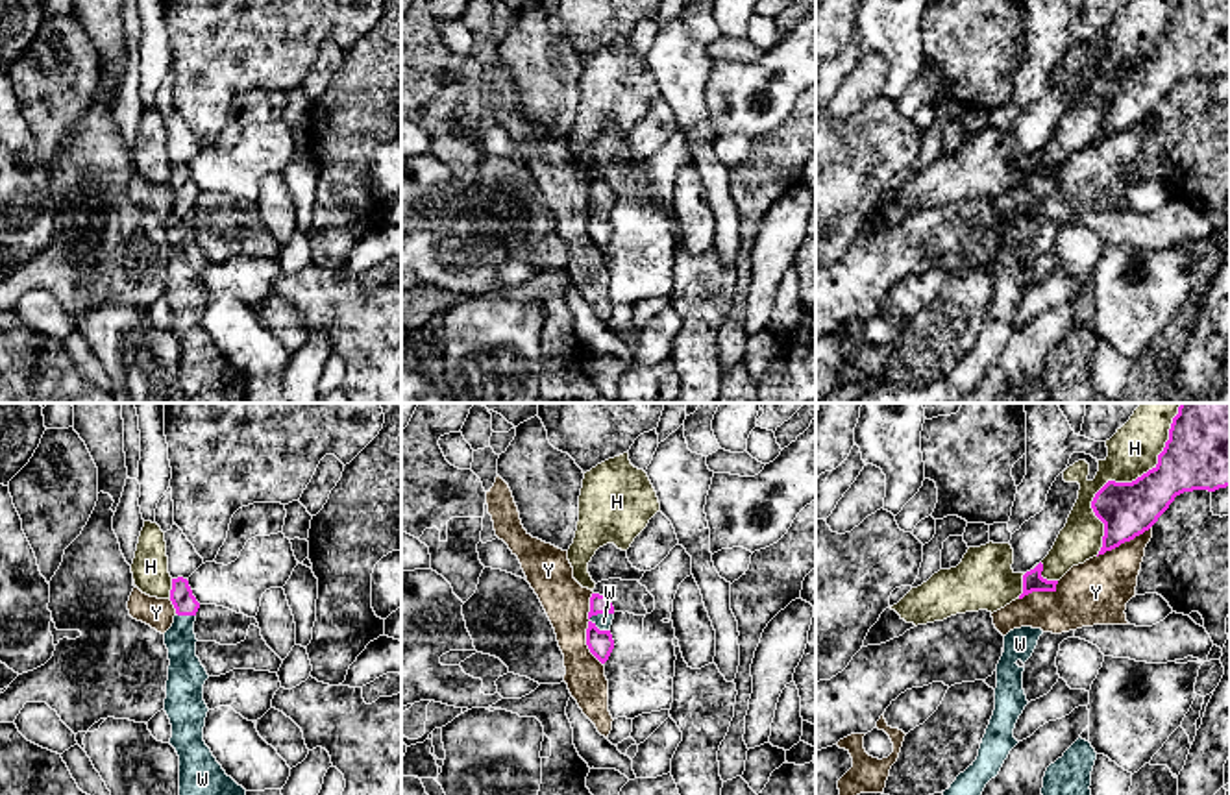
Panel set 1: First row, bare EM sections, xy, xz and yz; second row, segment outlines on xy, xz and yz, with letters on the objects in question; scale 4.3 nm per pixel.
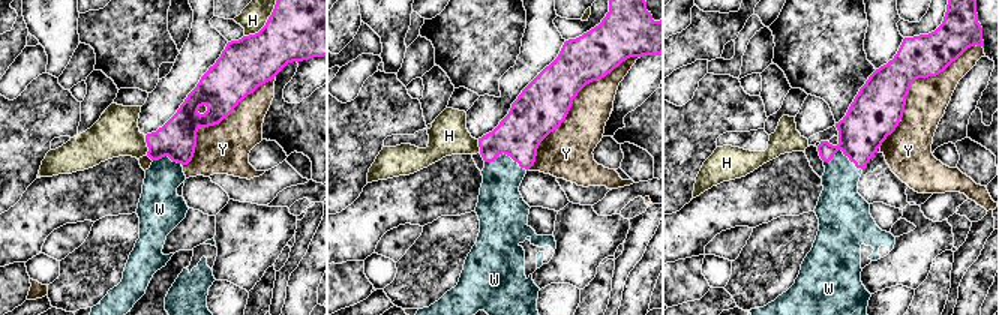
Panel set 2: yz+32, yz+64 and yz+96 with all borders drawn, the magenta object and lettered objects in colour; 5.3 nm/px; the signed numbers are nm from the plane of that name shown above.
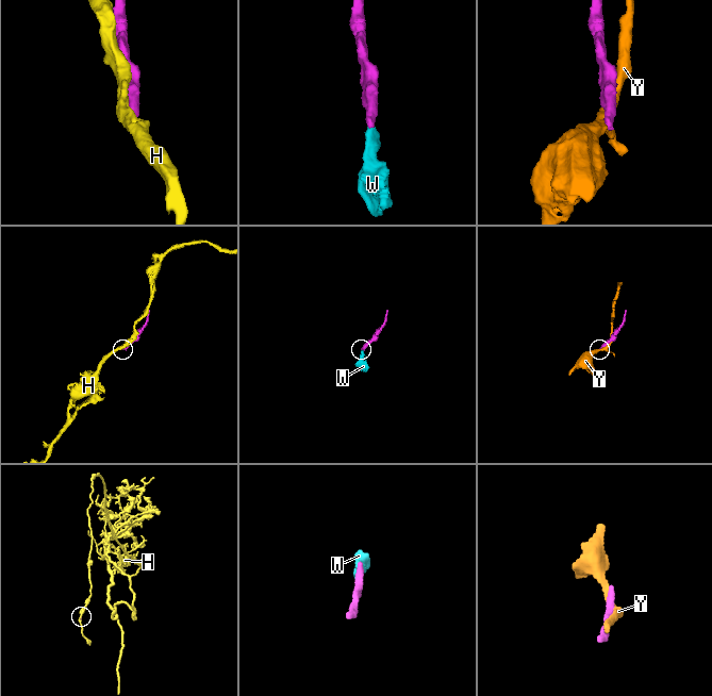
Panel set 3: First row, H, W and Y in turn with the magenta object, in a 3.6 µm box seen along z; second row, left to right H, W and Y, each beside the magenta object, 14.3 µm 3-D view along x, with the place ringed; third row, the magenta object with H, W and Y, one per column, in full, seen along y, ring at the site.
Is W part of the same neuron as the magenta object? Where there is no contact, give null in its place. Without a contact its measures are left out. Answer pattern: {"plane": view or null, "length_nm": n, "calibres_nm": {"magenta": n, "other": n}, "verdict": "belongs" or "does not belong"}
{"plane": "xz", "length_nm": 110, "calibres_nm": {"magenta": 80, "other": 70}, "verdict": "belongs"}

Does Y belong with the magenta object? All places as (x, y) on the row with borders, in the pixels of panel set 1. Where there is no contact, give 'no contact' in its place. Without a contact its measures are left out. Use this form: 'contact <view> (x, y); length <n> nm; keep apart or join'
contact xz (587, 629); length 320 nm; keep apart

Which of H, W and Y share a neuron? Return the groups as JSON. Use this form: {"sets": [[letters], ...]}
{"sets": [["H"], ["W"], ["Y"]]}

